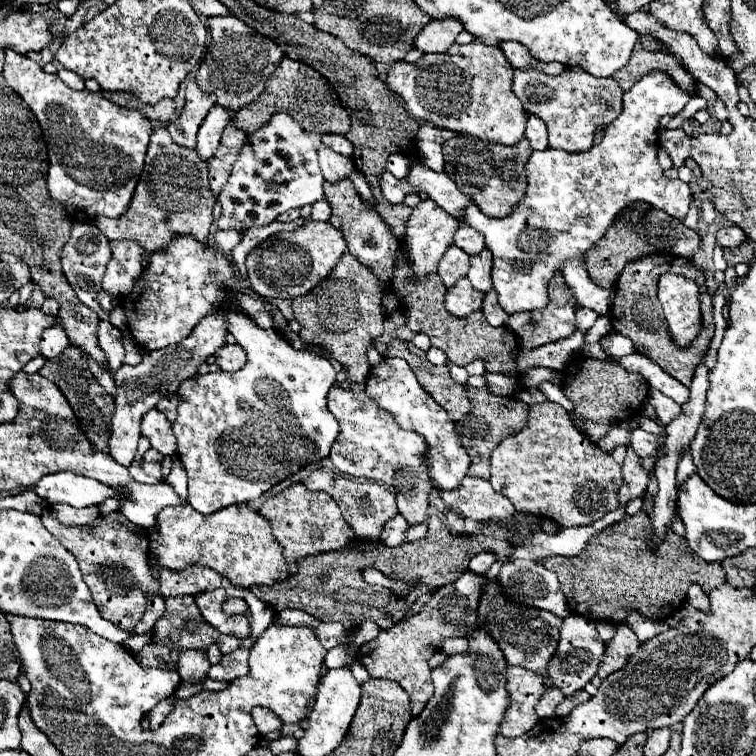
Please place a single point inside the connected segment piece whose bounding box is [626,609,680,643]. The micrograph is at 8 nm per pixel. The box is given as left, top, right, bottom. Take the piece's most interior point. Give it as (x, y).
(645, 629)

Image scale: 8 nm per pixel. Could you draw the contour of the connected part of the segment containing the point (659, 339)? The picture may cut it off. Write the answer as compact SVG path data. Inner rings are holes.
M650 255L650 257L642 257L640 261L628 263L616 283L614 289L614 303L612 303L612 329L616 333L622 333L626 337L630 337L638 349L638 353L654 359L666 373L670 373L672 377L676 377L680 383L690 385L690 379L694 375L694 367L700 363L702 355L706 353L710 339L714 335L714 319L712 319L712 299L708 295L708 291L700 291L700 313L702 313L702 331L698 333L698 337L688 345L688 347L678 347L674 345L670 333L668 333L668 325L666 319L662 317L662 309L660 309L660 301L656 297L656 283L660 279L662 273L678 273L684 277L692 277L698 281L700 287L704 287L698 277L698 269L694 269L694 265L690 261L684 261L680 257L672 257L672 255Z

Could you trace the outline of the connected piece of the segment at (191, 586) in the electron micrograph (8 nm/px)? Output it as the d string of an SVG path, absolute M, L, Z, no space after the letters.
M158 565L158 571L160 571L160 593L162 593L162 597L196 595L196 593L202 593L202 591L208 591L208 589L216 589L222 583L222 575L218 575L218 573L214 573L214 569L206 569L202 565L192 565L190 569L184 569L182 573L174 573L174 571L162 569Z

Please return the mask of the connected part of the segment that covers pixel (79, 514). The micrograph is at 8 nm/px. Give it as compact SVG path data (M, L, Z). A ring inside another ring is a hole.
M52 505L50 513L56 515L56 519L66 527L86 527L96 521L96 517L100 515L100 509L98 505L84 507L84 509L76 509L72 505Z

